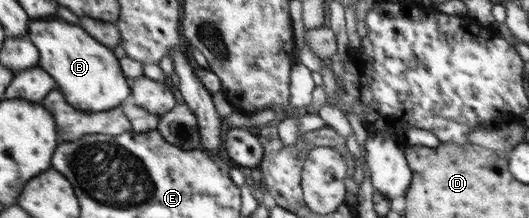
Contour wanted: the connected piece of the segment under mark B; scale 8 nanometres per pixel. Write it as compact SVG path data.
M60 18L34 20L29 28L30 40L40 50L39 66L56 80L66 100L80 112L106 112L124 105L133 94L131 81L121 68L112 48L90 36L86 28Z

